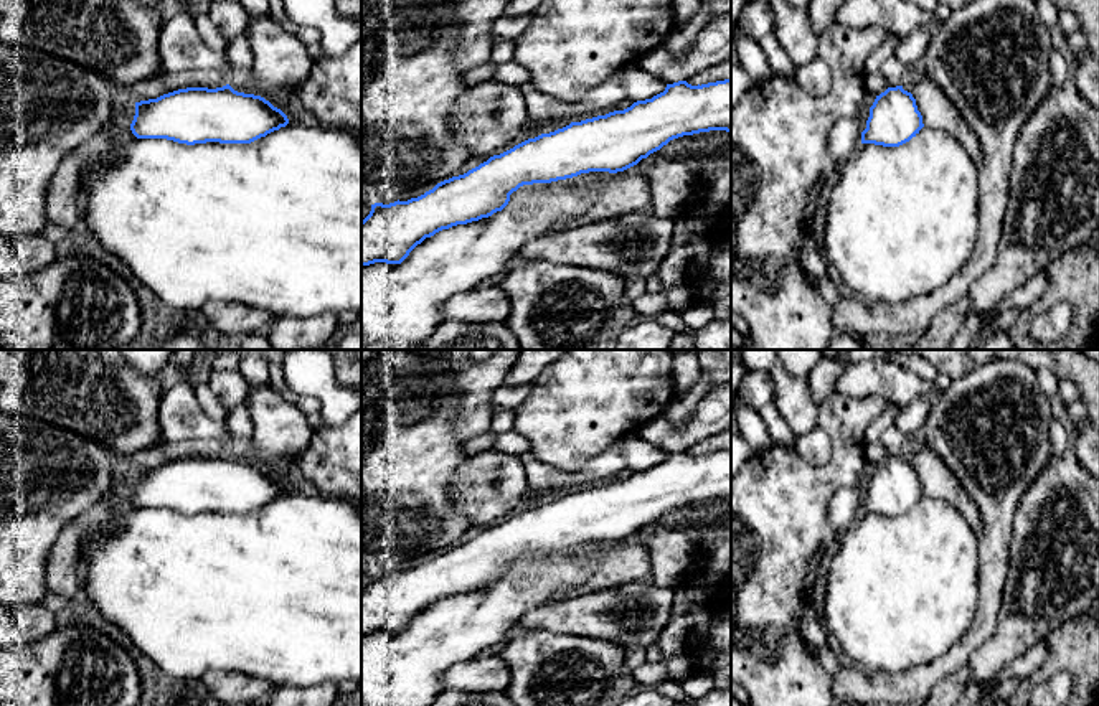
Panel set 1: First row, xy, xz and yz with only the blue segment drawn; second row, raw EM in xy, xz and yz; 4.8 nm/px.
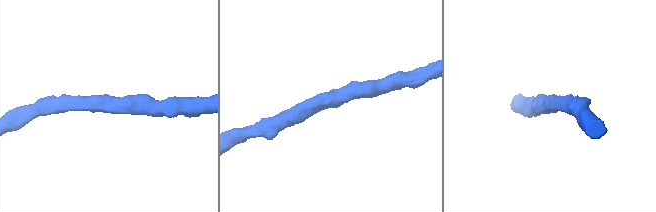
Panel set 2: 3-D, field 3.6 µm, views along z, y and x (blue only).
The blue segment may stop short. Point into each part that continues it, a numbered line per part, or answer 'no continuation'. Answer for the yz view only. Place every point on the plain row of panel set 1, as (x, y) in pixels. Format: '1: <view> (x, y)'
1: yz (901, 591)

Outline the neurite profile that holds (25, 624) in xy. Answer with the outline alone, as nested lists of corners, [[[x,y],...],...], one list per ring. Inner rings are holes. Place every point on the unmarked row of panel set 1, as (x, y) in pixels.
[[[43,602],[0,605],[0,648],[35,643],[48,637],[58,624],[58,614]]]

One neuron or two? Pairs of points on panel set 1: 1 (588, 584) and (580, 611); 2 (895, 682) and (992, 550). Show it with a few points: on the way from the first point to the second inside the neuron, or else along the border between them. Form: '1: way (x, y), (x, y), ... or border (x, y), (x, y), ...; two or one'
1: border (622, 583), (563, 599); two
2: way (936, 670), (949, 663), (982, 629), (990, 591); one

